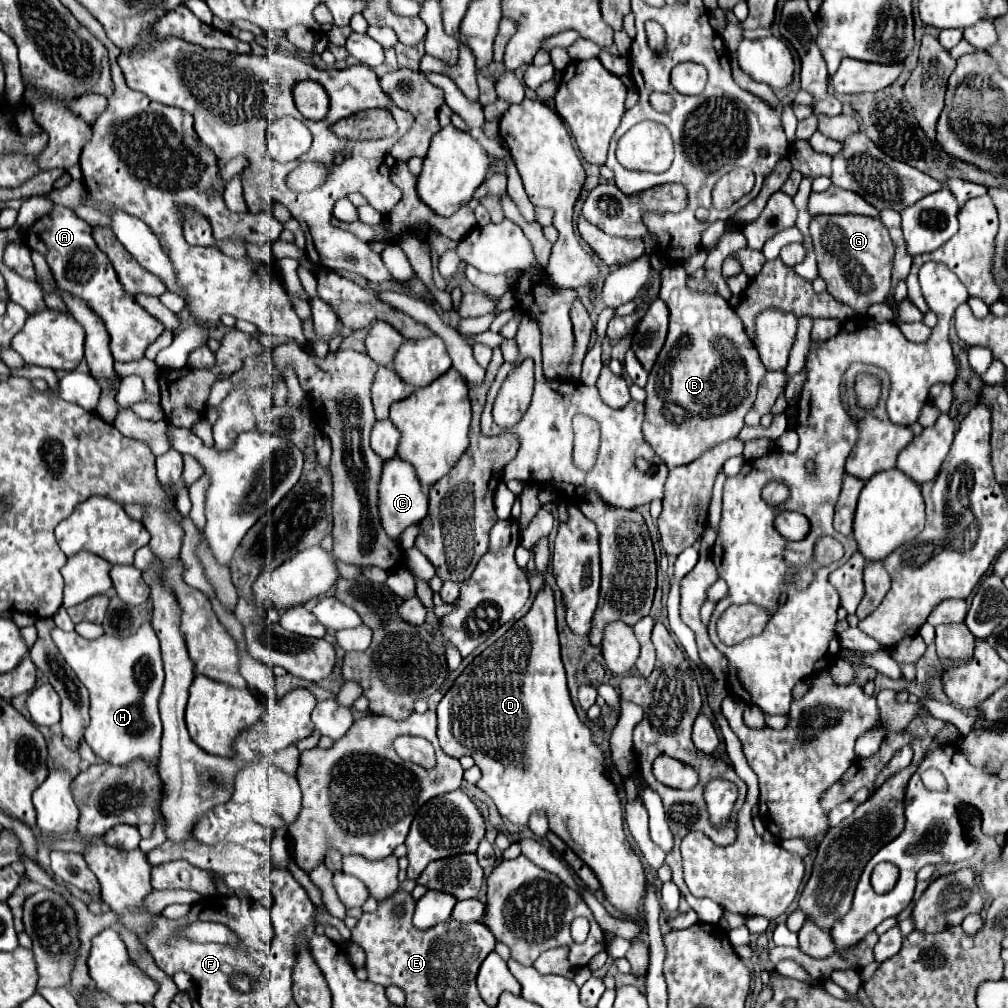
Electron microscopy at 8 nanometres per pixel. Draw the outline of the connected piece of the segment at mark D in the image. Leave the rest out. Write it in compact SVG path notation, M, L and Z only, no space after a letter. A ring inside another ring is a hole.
M550 586L540 590L524 618L520 618L500 640L476 656L472 664L468 664L456 678L438 704L438 740L448 756L474 758L476 766L482 770L482 778L476 786L494 800L502 818L512 824L526 826L534 810L544 810L550 820L550 830L572 846L574 854L594 870L606 900L634 920L642 920L642 898L646 888L644 868L624 836L620 798L608 770L604 748L594 740L592 728L580 722L572 706L566 688L566 672L560 660L554 594ZM464 720L468 720L468 728L460 728L460 732L456 732L458 722L462 726Z

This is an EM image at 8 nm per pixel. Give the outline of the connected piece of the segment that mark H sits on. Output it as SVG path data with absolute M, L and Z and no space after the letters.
M144 622L138 632L128 638L104 634L96 640L86 640L76 632L64 632L54 626L52 640L80 682L90 690L92 720L84 732L84 740L94 754L100 760L120 766L134 758L158 758L162 738L158 700L162 694L164 670L160 644L152 624Z

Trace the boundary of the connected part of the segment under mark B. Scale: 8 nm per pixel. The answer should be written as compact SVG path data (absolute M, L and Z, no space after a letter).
M670 262L660 272L660 298L670 310L670 330L662 352L648 376L646 384L646 416L644 416L644 438L654 448L654 452L666 462L668 468L680 464L690 464L700 458L708 448L724 440L736 438L744 426L744 416L756 400L758 382L764 378L766 368L760 362L756 346L748 340L740 318L736 318L734 308L720 294L700 294L688 290L686 270L682 264Z

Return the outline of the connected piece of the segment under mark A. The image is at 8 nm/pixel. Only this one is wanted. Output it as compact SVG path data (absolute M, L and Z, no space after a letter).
M54 206L52 214L40 218L24 234L24 242L28 248L40 252L46 258L58 288L82 298L104 320L110 334L110 350L114 360L128 362L142 358L146 346L162 334L164 324L152 318L152 314L148 314L140 304L136 304L132 296L128 296L110 260L104 256L104 252L98 250L92 238L92 226L78 218L70 208Z

